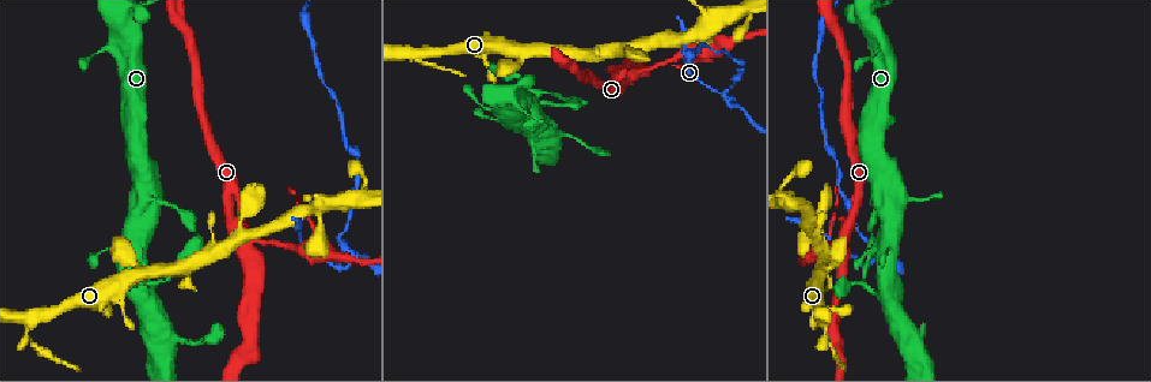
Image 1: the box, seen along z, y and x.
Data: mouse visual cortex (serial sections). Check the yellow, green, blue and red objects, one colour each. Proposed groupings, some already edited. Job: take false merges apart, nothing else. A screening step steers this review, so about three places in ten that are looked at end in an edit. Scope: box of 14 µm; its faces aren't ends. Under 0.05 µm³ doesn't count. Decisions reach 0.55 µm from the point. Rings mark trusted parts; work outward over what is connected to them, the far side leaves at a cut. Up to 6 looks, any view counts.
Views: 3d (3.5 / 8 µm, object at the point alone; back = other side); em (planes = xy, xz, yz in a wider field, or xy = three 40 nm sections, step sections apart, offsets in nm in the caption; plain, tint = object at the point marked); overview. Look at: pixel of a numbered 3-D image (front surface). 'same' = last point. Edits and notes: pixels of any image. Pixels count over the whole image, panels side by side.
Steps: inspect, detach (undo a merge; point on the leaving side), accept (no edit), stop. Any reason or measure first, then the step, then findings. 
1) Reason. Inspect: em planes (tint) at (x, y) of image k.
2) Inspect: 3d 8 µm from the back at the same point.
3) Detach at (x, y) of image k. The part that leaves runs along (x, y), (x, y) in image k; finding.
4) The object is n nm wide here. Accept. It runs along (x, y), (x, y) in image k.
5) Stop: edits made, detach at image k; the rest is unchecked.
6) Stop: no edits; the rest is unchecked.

Arms part here. Inspect: em planes (tint) at (241, 246) of image 1.

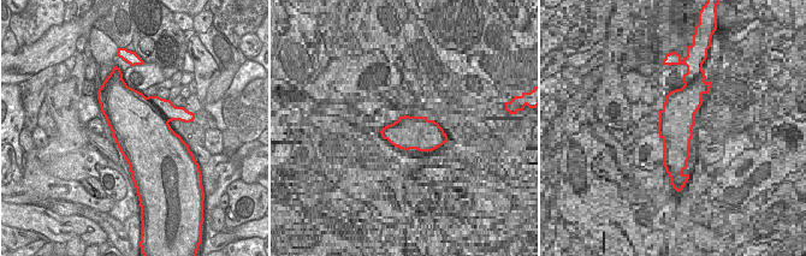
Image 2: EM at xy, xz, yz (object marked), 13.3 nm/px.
Wider look. Inspect: 3d 3.5 µm at the same point.

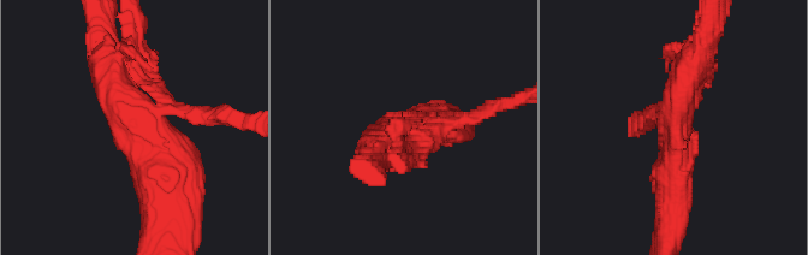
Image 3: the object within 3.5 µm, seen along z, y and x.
The object is 800 nm wide here. Accept. It runs along (105, 54), (164, 191) in image 3; continuous, no second cell.

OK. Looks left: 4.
Abrupt turn. Inspect: 3d 3.5 µm at (690, 46) of image 1.

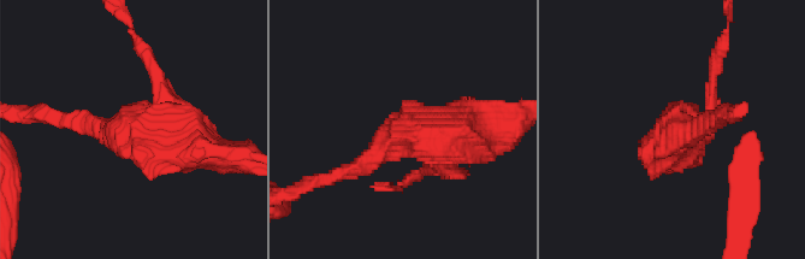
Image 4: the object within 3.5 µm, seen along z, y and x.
Need the tissue. Inspect: em xy step 1 (tint) at (402, 133) of image 4.

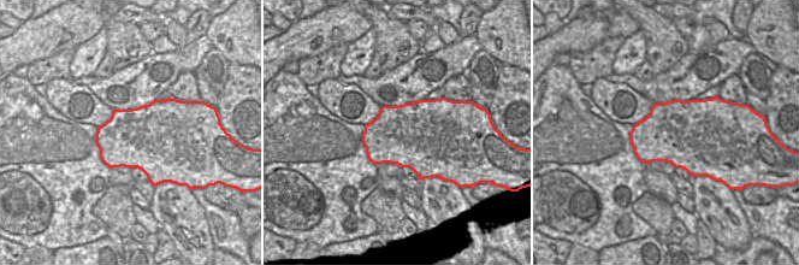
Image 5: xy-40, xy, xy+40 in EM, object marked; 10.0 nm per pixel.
Detach at (712, 75) of image 4. The part that leaves runs along (427, 163), (431, 171), (398, 187) in image 4; a second cell is stuck on.

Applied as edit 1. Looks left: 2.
Stop: edits made, detach at image 4; the rest is unchecked.

